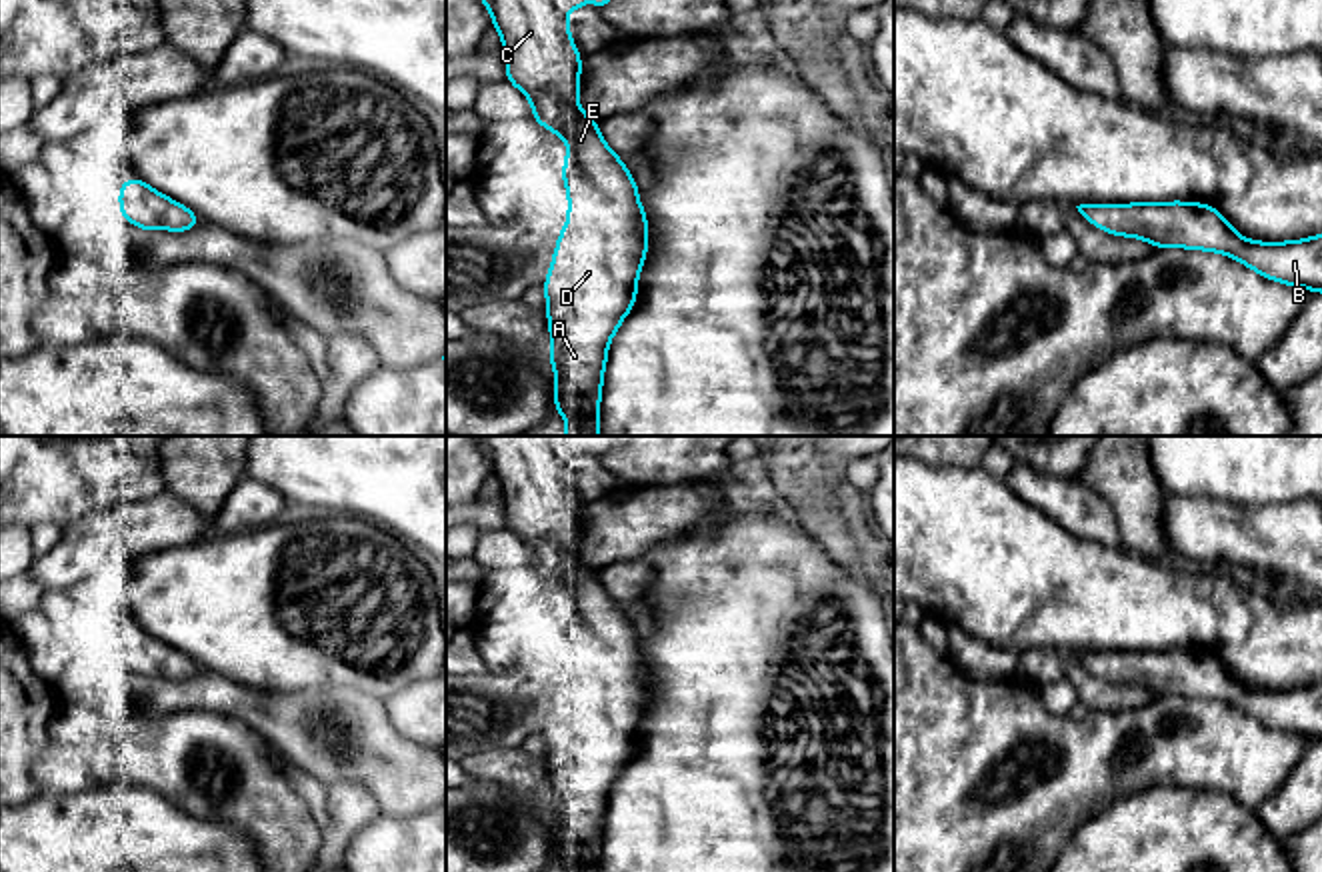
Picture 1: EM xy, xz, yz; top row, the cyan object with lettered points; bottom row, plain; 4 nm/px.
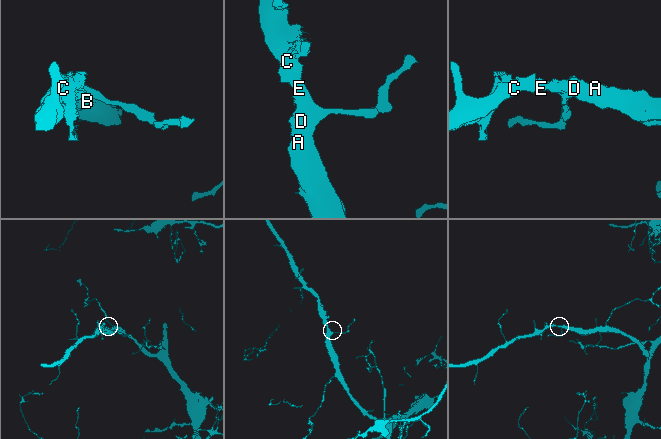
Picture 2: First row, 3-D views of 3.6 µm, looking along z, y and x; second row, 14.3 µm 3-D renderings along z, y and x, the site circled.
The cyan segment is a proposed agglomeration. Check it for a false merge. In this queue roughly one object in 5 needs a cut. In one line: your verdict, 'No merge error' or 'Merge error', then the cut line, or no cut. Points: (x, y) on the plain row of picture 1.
No merge error. No split

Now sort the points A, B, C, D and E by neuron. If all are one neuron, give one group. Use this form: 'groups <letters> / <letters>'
groups A B C D E

